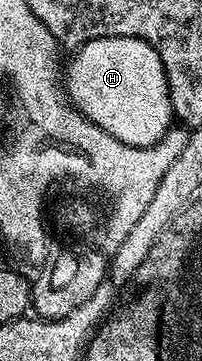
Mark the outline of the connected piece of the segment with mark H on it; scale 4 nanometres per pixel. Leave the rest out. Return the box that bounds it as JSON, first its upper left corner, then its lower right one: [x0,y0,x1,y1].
[65,36,173,146]

